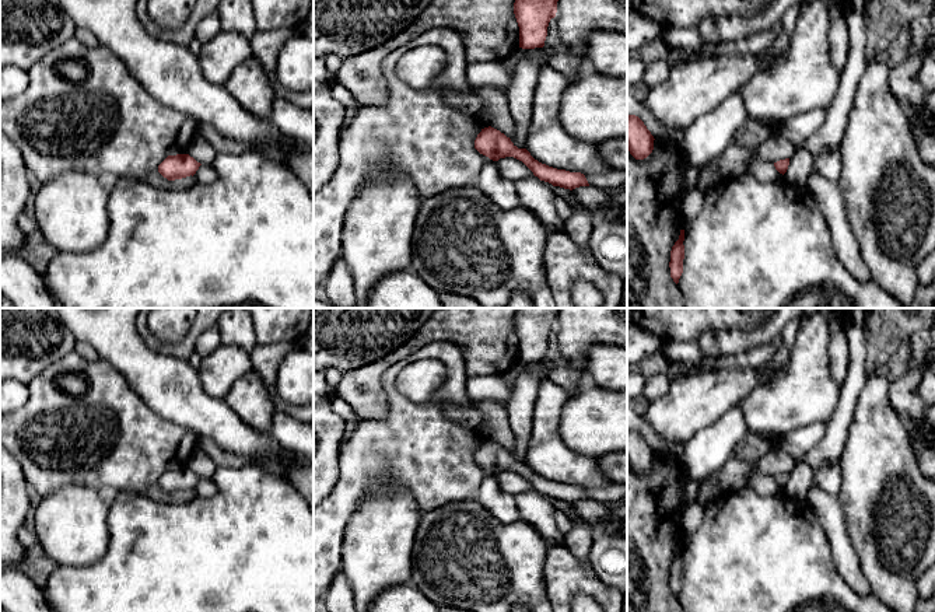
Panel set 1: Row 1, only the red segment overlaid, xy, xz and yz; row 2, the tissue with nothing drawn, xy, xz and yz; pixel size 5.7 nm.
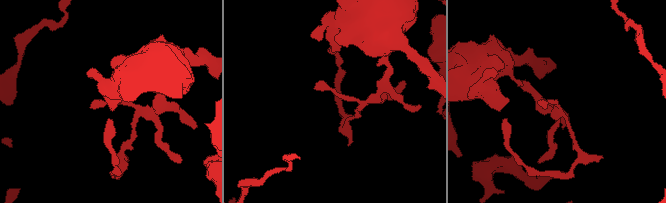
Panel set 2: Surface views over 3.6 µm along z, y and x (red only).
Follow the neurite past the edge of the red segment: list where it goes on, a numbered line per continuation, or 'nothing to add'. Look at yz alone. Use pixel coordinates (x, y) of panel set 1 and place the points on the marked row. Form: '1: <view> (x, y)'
nothing to add

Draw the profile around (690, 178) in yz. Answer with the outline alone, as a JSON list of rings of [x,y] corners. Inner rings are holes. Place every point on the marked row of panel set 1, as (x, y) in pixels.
[[[687,165],[686,172],[683,175],[683,181],[682,181],[682,185],[686,190],[697,186],[698,174],[701,168],[703,167]]]

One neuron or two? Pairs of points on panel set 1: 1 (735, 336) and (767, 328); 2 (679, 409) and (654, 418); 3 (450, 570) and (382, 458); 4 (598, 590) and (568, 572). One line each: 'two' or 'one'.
1: one
2: one
3: two
4: one

